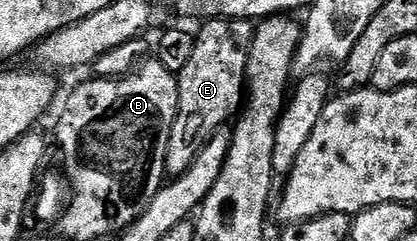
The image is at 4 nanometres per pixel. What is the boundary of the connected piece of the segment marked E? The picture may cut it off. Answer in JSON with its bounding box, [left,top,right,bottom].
[165,18,255,179]

